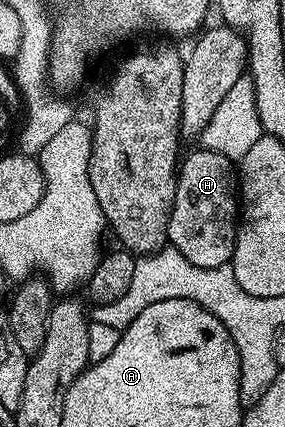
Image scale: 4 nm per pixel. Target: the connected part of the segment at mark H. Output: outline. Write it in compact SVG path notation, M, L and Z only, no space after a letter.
M197 149L181 160L178 168L176 197L168 221L168 240L192 265L224 267L233 260L234 238L238 236L240 222L240 179L235 164L215 151Z

